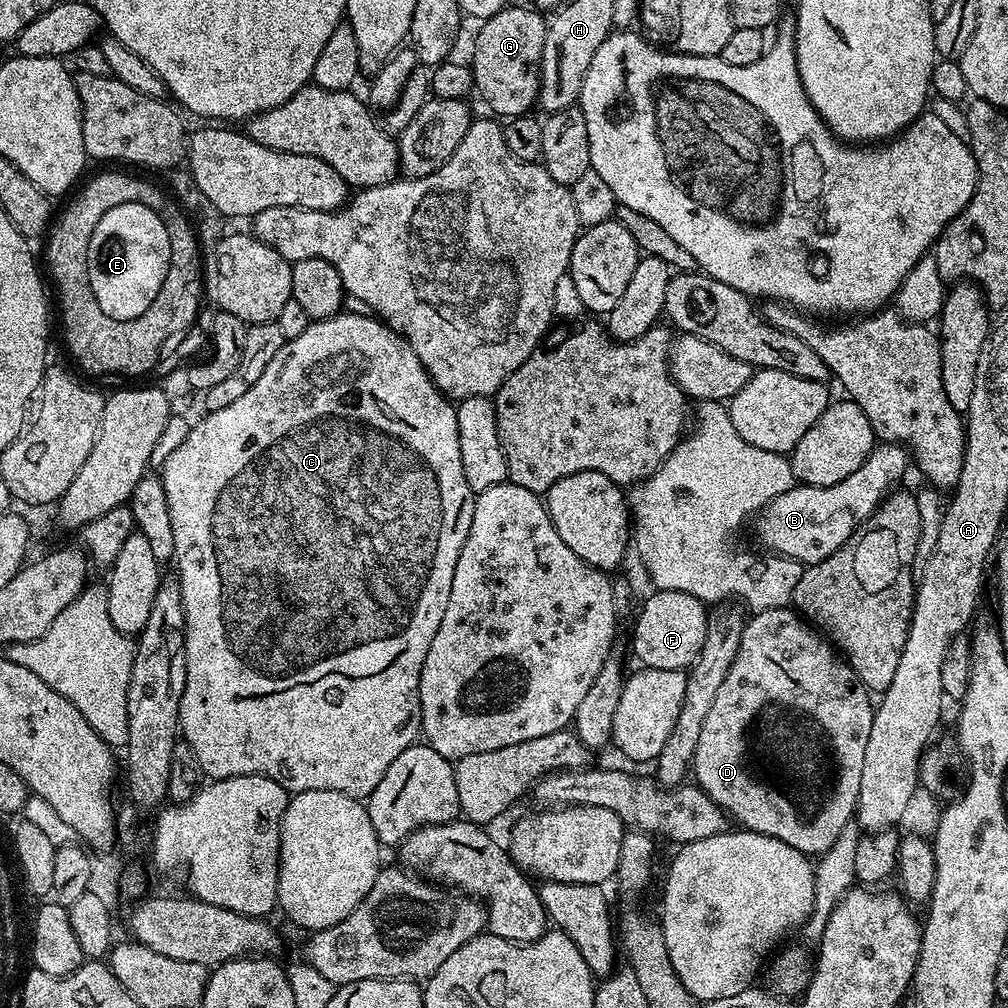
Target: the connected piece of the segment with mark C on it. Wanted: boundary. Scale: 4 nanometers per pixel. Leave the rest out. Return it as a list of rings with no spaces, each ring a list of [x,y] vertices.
[[[341,310],[335,316],[324,320],[312,320],[298,334],[298,338],[284,343],[282,350],[274,354],[270,366],[238,398],[238,402],[226,406],[226,410],[214,410],[205,415],[201,424],[193,423],[188,437],[169,457],[162,461],[163,484],[166,502],[169,504],[170,523],[174,532],[174,565],[180,571],[178,583],[184,607],[184,645],[186,646],[186,686],[182,690],[180,703],[180,732],[183,743],[194,750],[198,762],[202,762],[205,777],[212,780],[225,780],[235,776],[271,776],[289,794],[306,790],[334,790],[347,796],[366,798],[382,782],[382,774],[411,744],[417,743],[421,735],[420,726],[420,675],[423,663],[426,662],[426,650],[430,650],[430,642],[434,642],[434,634],[438,634],[438,626],[442,626],[442,614],[446,614],[446,602],[450,602],[450,586],[454,582],[454,566],[458,566],[458,554],[462,554],[462,546],[466,542],[466,534],[470,534],[470,518],[474,514],[476,496],[466,482],[466,474],[462,474],[462,450],[458,450],[458,418],[453,401],[436,389],[436,384],[426,374],[422,362],[418,362],[418,354],[405,340],[388,327],[383,320],[372,314],[359,316],[356,312]]]

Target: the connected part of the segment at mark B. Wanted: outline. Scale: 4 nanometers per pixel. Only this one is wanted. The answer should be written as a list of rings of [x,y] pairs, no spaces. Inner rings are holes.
[[[877,443],[871,454],[850,478],[830,486],[800,484],[786,494],[774,498],[755,517],[756,532],[760,535],[761,549],[777,556],[788,556],[799,564],[810,565],[830,558],[848,541],[872,511],[884,501],[885,496],[897,487],[896,480],[910,468],[910,453],[899,444]],[[764,547],[764,548],[763,548]]]

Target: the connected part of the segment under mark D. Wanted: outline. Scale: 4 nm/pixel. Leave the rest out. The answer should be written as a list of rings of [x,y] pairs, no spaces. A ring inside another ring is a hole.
[[[791,607],[762,610],[744,625],[742,642],[738,642],[738,654],[730,666],[730,674],[726,674],[722,687],[718,689],[714,706],[710,706],[710,714],[706,714],[706,723],[702,726],[692,759],[691,775],[698,787],[724,811],[725,816],[740,823],[737,825],[743,831],[768,835],[786,842],[809,858],[819,858],[834,846],[834,842],[838,842],[842,826],[846,826],[846,822],[853,820],[856,815],[856,803],[862,786],[862,762],[866,759],[866,741],[870,739],[873,711],[874,700],[864,683],[854,674],[847,659],[841,658],[837,649],[815,627],[805,623]]]

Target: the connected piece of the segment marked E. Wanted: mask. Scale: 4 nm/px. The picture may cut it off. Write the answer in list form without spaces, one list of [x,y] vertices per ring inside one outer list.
[[[126,202],[106,210],[94,226],[88,247],[90,290],[107,316],[126,320],[138,318],[158,295],[170,267],[167,226],[151,204]]]

